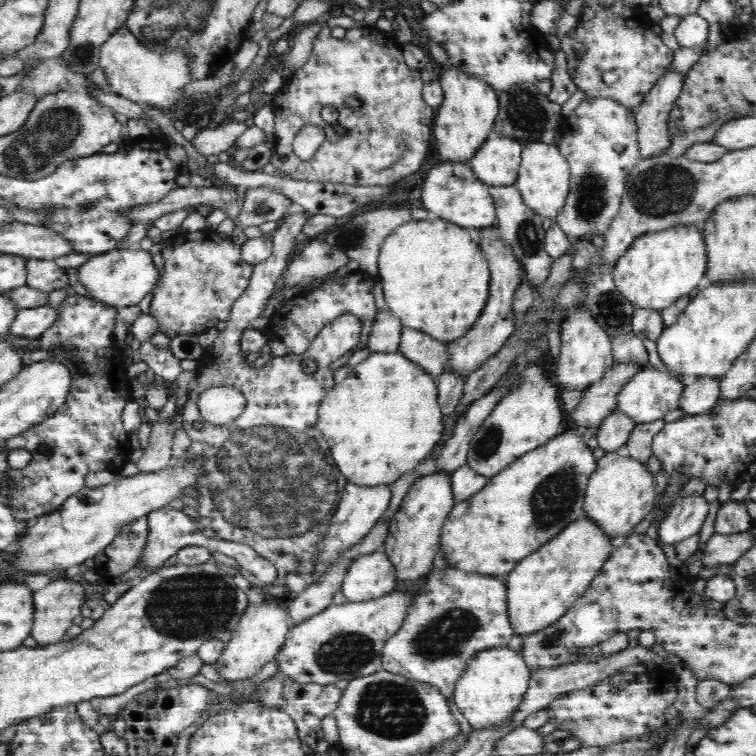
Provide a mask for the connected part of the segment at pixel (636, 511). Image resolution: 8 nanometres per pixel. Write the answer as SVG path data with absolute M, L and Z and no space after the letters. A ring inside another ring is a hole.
M614 451L597 460L596 470L587 484L583 505L587 517L591 518L606 536L618 543L628 537L632 528L648 516L648 512L656 504L655 496L655 476L646 466L630 455L622 456Z

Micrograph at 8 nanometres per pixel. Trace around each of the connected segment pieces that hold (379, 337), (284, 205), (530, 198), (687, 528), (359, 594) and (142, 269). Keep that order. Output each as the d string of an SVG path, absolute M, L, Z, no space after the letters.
M389 307L377 311L368 339L368 350L371 353L398 352L402 326L400 318Z
M248 189L237 216L237 225L244 229L248 226L259 227L264 222L280 223L288 214L292 203L294 202L286 195L270 189Z
M540 140L524 143L516 185L522 195L524 204L528 208L534 210L546 221L551 220L554 223L556 216L560 214L560 210L566 204L570 184L570 166L566 158L561 155L558 146Z
M703 494L676 499L669 513L661 520L658 538L664 544L675 546L678 542L700 532L706 516L709 503Z
M384 550L359 556L349 564L341 586L348 602L369 602L394 592L395 566Z
M112 250L91 257L77 268L77 281L100 302L117 308L134 306L142 302L157 285L158 269L152 261L153 256L146 250Z

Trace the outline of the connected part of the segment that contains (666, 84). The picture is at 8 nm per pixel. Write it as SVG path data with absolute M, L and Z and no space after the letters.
M671 64L668 67L670 67L670 70L662 78L658 78L658 82L644 97L641 106L635 109L638 145L640 145L640 153L644 159L657 157L658 154L665 153L673 141L669 132L669 119L683 88L685 75L680 74Z

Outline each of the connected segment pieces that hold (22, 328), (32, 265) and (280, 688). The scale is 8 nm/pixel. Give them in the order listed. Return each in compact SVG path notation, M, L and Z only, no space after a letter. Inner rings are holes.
M46 304L31 309L18 309L10 325L10 334L20 338L41 337L58 318L58 306Z
M26 259L27 285L40 292L51 293L70 285L66 270L56 265L54 259Z
M278 671L268 680L262 681L252 696L257 695L256 700L260 701L260 703L282 709L282 711L288 713L298 728L298 737L307 743L314 755L331 749L328 741L323 737L321 725L322 720L329 714L332 715L336 710L342 693L334 684L300 684Z

